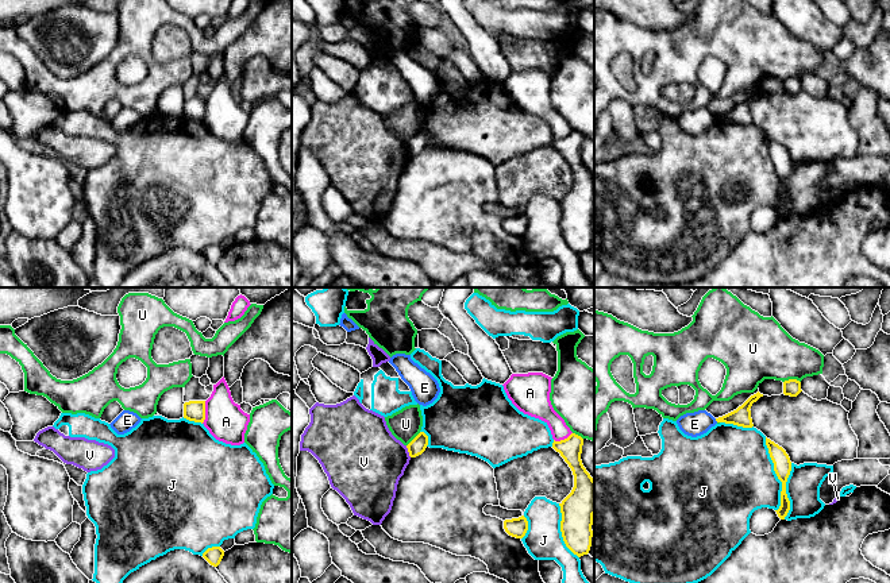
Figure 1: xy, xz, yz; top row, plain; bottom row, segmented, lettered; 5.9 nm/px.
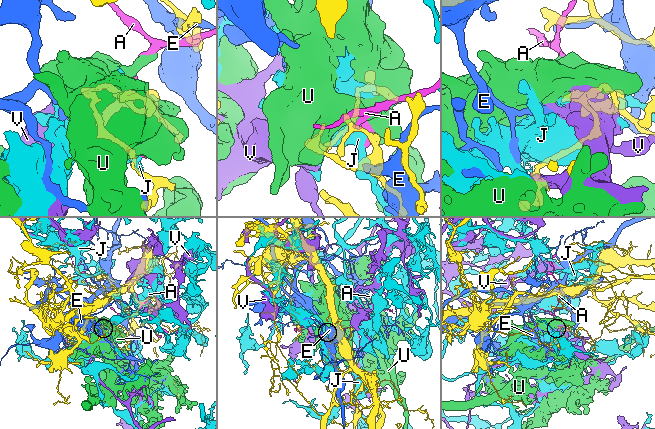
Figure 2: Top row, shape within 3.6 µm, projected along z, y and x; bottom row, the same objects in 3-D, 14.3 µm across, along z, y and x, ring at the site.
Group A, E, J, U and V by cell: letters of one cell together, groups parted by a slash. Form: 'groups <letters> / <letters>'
groups A / E / J / U / V

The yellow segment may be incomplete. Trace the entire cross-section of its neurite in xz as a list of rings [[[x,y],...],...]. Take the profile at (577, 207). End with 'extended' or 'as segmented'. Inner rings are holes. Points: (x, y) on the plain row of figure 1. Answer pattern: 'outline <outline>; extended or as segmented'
outline [[[575,131],[552,140],[552,146],[560,151],[574,173],[574,185],[559,204],[563,239],[578,255],[590,248],[594,213],[594,177],[582,162],[582,143],[583,136]]]; as segmented

